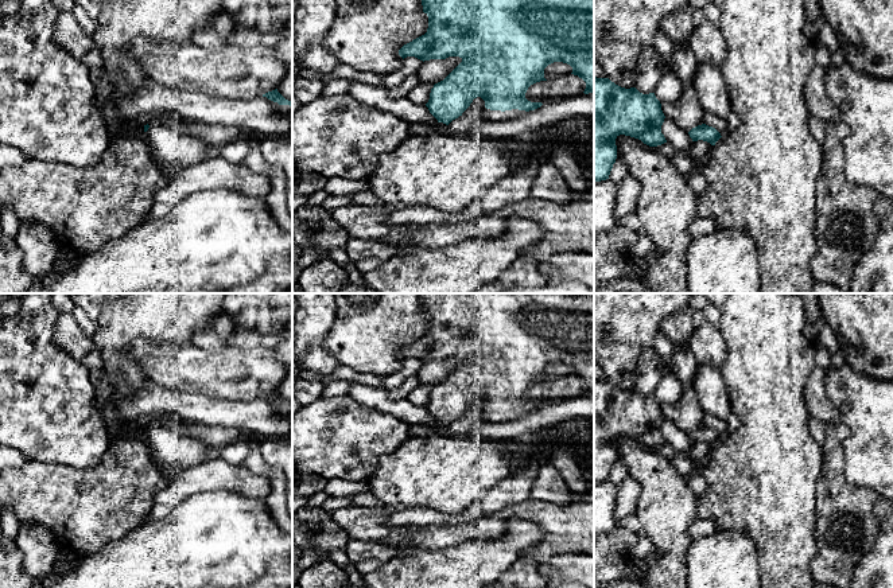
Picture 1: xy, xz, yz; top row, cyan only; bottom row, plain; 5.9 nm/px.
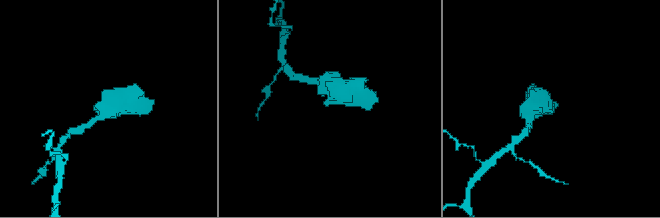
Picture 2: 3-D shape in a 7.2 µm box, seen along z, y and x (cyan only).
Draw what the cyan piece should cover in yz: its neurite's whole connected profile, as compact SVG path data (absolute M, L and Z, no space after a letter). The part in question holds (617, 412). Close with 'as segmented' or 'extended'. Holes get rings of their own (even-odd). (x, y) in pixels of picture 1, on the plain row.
M594 377L594 483L609 480L617 460L616 440L620 436L638 440L649 448L667 444L661 435L664 420L661 405L655 394L642 396L636 389L625 390L609 379Z; as segmented

